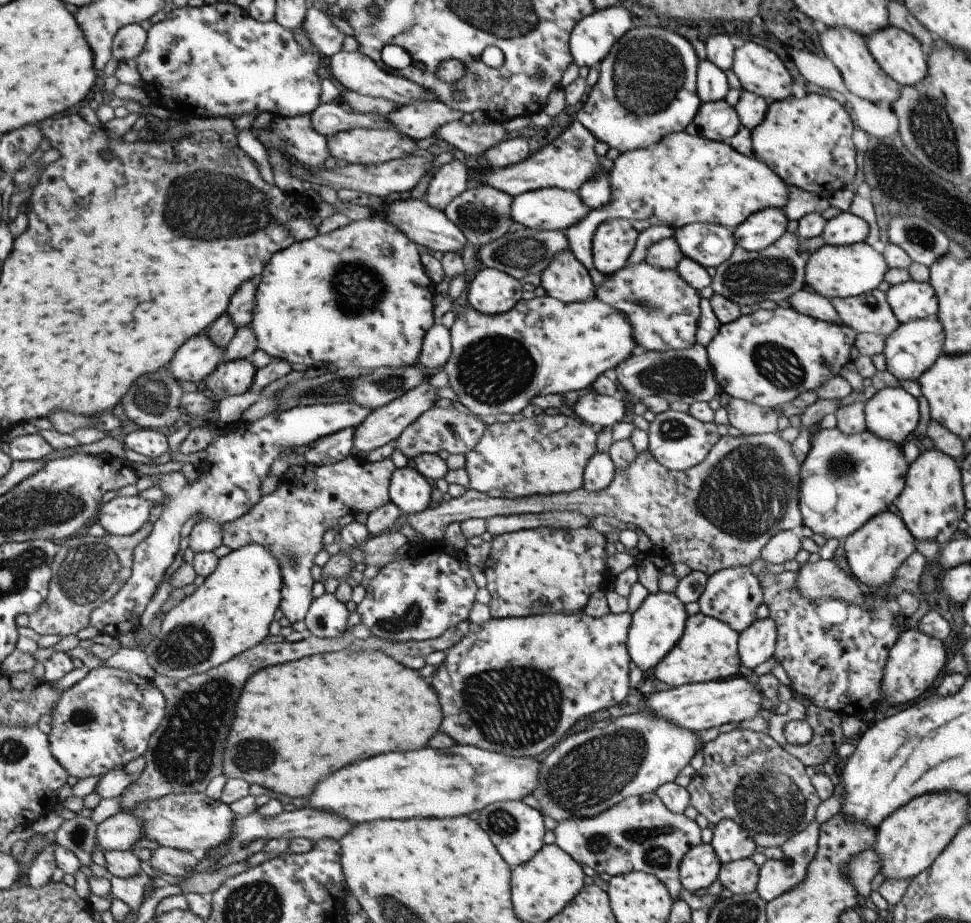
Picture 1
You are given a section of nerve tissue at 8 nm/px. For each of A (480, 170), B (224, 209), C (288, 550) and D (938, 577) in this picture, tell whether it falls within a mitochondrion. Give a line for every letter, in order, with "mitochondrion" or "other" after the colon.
A: other
B: mitochondrion
C: mitochondrion
D: other

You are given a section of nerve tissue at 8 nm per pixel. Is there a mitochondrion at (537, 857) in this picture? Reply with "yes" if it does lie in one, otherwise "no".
no

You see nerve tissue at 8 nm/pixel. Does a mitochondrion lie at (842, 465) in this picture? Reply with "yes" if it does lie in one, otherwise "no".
yes

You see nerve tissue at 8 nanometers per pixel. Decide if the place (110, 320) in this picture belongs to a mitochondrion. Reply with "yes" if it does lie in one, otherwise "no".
no

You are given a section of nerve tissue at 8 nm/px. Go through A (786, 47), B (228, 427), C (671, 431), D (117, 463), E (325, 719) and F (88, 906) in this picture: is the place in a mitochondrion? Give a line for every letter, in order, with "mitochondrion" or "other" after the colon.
A: other
B: other
C: mitochondrion
D: other
E: other
F: other

